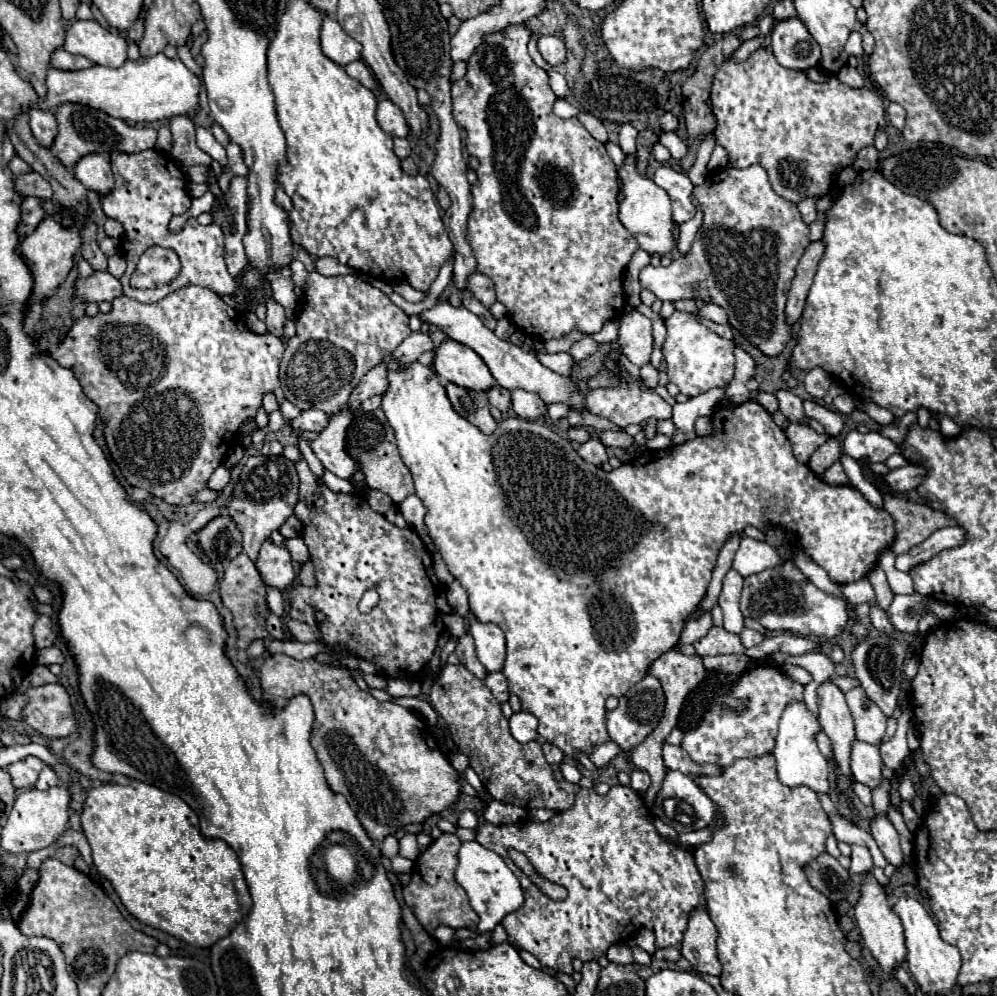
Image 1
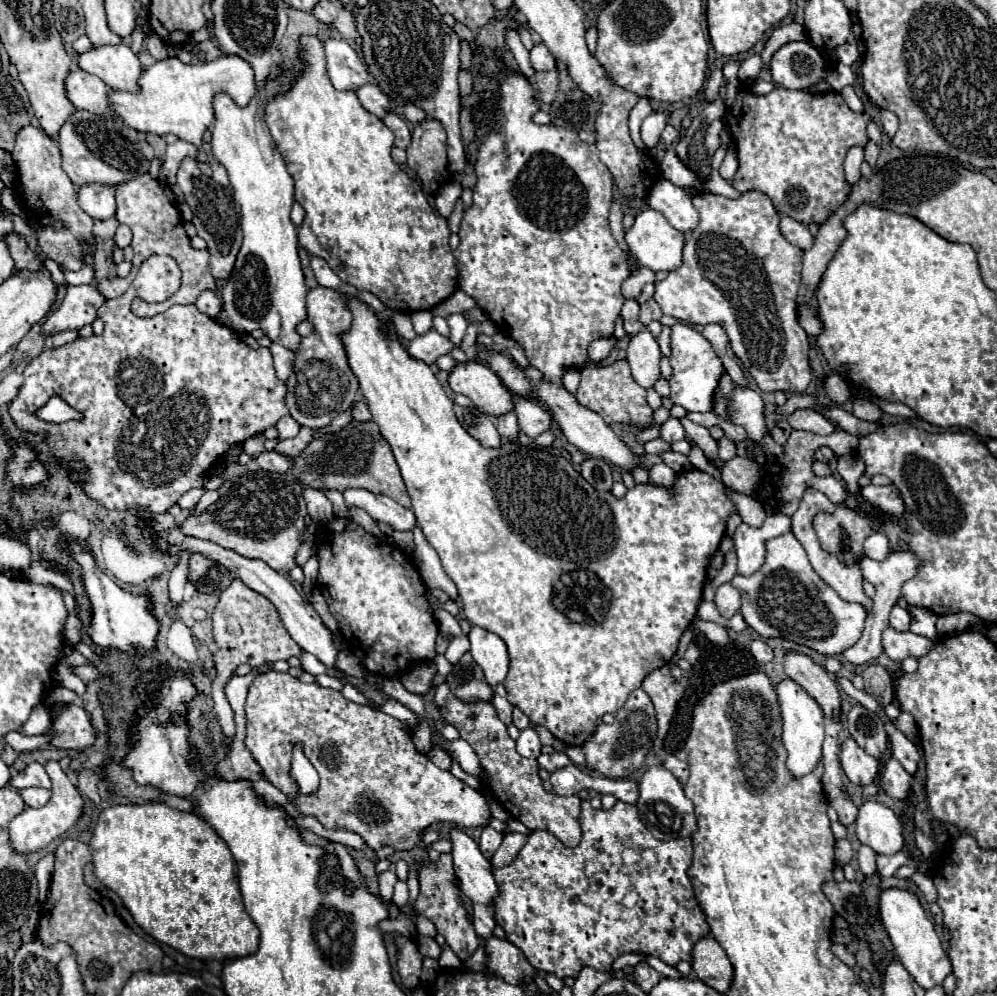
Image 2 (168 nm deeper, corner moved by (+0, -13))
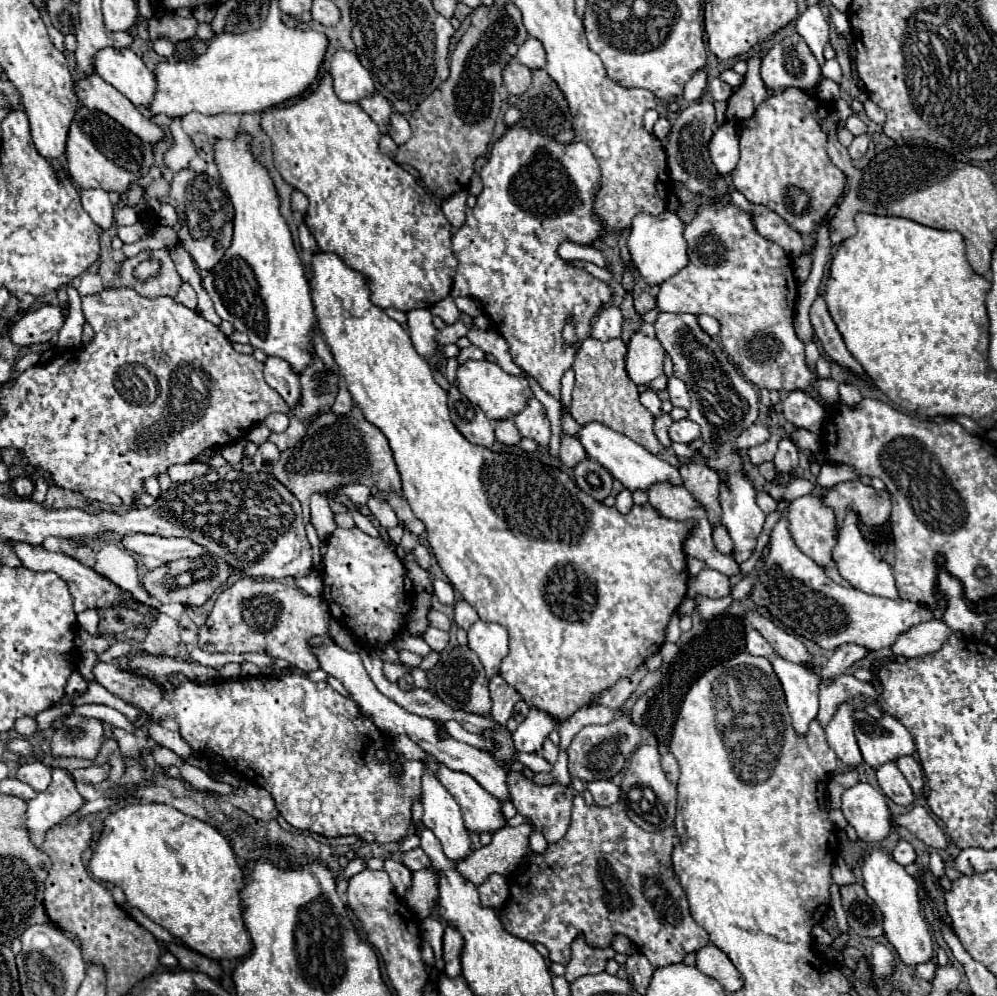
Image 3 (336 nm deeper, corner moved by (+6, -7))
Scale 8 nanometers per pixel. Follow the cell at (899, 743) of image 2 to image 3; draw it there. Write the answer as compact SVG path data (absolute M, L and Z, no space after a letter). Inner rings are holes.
M902 755L902 757L896 759L896 765L902 771L902 775L908 779L914 793L920 795L922 787L924 787L924 775L922 775L922 769L920 769L918 761L914 757L910 757L910 755Z

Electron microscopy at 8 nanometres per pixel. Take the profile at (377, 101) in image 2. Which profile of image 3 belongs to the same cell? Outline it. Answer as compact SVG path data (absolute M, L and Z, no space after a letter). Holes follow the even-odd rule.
M374 93L374 95L370 95L370 97L360 99L358 105L372 117L372 121L380 127L380 131L386 133L388 123L390 123L390 113L392 113L392 107L390 107L388 99L382 97L380 93Z

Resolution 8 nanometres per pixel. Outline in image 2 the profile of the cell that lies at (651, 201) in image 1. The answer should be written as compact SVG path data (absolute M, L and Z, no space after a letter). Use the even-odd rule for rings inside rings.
M648 209L636 215L626 241L638 265L656 271L674 271L682 263L684 235L676 231L662 213Z

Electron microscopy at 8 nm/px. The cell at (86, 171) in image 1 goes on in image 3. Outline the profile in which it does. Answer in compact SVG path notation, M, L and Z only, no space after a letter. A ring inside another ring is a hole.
M82 189L80 199L84 211L100 229L108 229L112 225L112 203L104 189Z

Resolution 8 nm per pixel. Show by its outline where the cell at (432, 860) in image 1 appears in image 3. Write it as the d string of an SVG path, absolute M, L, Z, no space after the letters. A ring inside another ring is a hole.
M446 927L444 929L444 961L446 961L444 973L448 977L460 975L462 947L464 947L464 937L460 935L460 931L454 927Z

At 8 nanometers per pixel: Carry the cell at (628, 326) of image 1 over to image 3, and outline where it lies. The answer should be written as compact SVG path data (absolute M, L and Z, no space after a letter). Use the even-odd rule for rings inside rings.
M636 331L628 343L626 373L636 385L650 385L662 373L664 349L656 337Z

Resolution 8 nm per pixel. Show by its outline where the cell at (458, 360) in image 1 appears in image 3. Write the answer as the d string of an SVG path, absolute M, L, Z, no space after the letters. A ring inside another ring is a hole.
M466 361L458 367L456 373L456 385L458 391L468 397L474 405L478 405L488 419L502 419L502 417L514 417L518 411L522 411L522 405L530 399L530 385L526 377L514 377L508 375L498 367L498 363L490 361Z

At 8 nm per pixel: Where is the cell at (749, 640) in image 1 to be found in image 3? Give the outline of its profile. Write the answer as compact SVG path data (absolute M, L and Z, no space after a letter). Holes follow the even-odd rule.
M750 631L746 637L746 649L750 655L758 655L758 657L770 657L774 653L772 645L758 633L758 631Z

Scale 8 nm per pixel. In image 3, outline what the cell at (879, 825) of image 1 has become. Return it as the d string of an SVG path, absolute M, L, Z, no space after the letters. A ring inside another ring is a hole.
M856 783L854 787L844 791L844 795L842 795L842 813L848 821L848 825L852 825L856 829L858 839L866 841L866 843L880 843L894 829L892 827L892 811L886 803L886 797L880 791L876 791L870 783Z

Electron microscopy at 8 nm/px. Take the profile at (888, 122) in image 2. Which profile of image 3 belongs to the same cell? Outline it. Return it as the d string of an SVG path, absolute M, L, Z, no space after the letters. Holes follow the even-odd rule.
M864 101L864 109L866 109L866 115L868 115L868 119L872 119L874 123L878 123L878 125L882 125L884 121L886 121L886 113L874 103L874 101Z

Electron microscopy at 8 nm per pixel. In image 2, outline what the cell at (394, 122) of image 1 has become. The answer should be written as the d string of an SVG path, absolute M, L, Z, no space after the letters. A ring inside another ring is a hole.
M388 113L386 117L384 117L384 123L386 123L386 127L394 133L394 145L396 147L400 147L400 149L406 149L408 147L408 143L410 143L410 129L408 129L408 125L404 123L404 119L400 119L398 115L394 115L394 113Z

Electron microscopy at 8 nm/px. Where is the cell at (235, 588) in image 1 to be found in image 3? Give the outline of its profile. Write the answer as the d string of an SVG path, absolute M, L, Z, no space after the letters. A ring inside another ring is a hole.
M242 577L218 595L218 599L212 607L212 613L208 615L206 625L200 627L200 631L198 631L198 645L206 653L266 653L272 659L286 659L286 661L290 661L290 665L308 673L308 671L318 669L320 665L318 665L318 661L314 661L314 655L310 653L310 649L306 645L306 637L326 635L328 617L330 617L328 605L320 597L310 597L310 595L302 593L298 587L290 587L284 583Z

